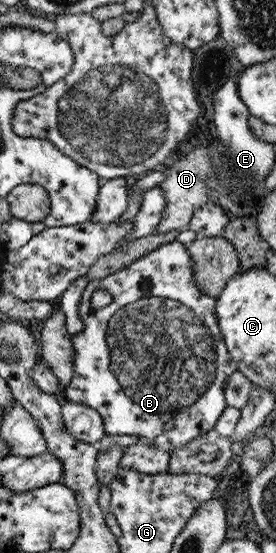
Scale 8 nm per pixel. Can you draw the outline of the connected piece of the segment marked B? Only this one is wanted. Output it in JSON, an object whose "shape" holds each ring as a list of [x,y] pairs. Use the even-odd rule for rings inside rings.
{"shape":[[[176,240],[163,241],[163,244],[159,245],[157,249],[151,249],[151,253],[143,253],[142,257],[137,257],[127,266],[120,268],[120,271],[109,274],[108,277],[87,282],[77,307],[77,315],[82,322],[83,329],[76,335],[70,335],[72,375],[70,382],[64,387],[62,401],[83,404],[95,410],[101,418],[106,435],[136,435],[139,442],[149,443],[167,452],[187,444],[195,437],[209,431],[225,409],[225,384],[229,376],[236,370],[236,365],[231,361],[218,331],[215,302],[216,298],[201,293],[199,287],[195,285],[187,249]],[[97,289],[107,291],[111,295],[111,302],[105,307],[95,310],[91,308],[89,299],[93,291],[97,291]]]}

